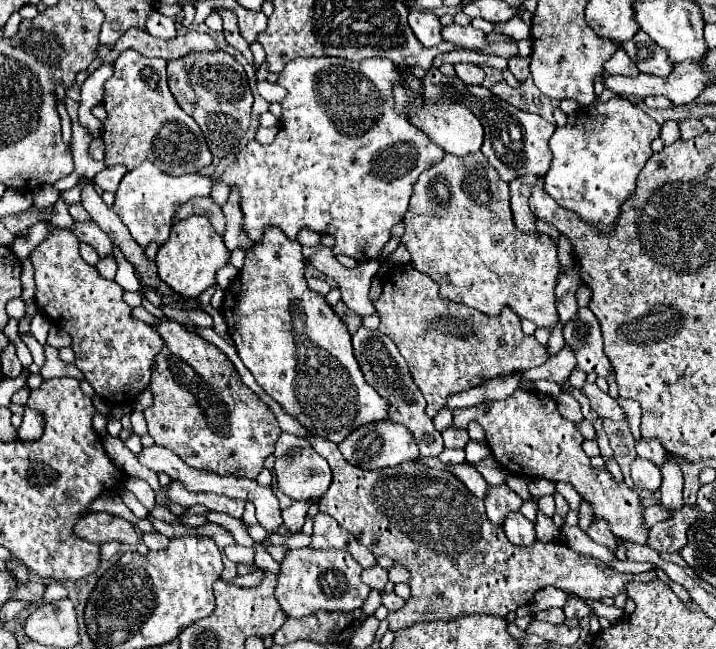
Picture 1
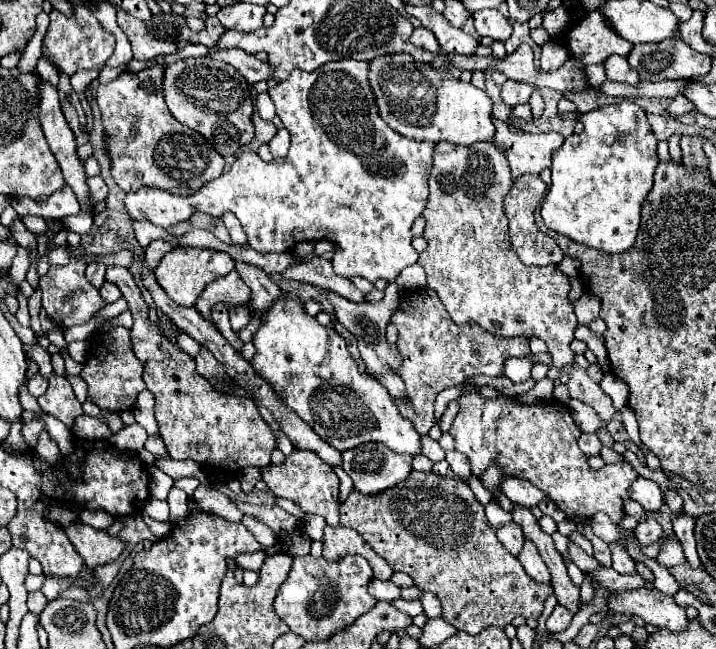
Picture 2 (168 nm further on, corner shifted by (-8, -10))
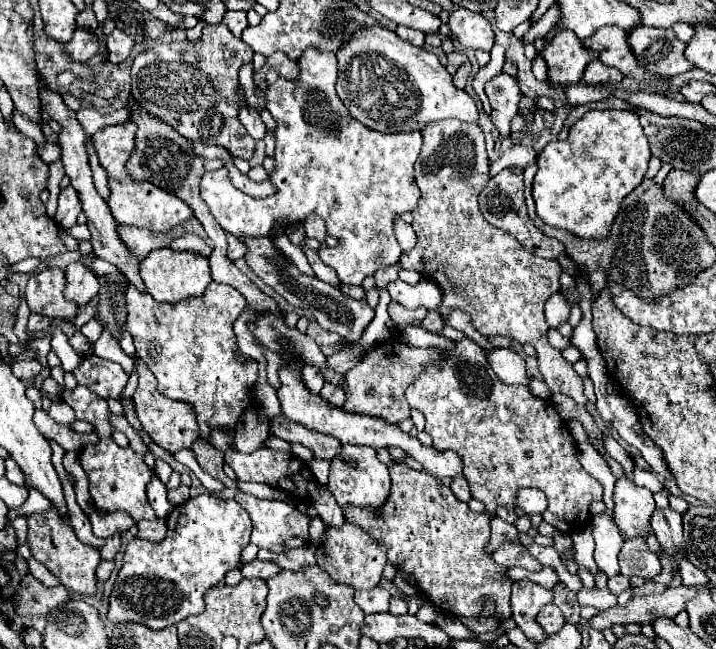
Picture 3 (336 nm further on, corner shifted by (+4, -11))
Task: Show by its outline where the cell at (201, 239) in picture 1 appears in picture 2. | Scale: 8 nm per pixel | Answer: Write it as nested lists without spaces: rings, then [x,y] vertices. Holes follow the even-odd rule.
[[[180,246],[172,252],[168,252],[158,268],[156,268],[156,280],[166,290],[166,294],[182,306],[194,306],[196,298],[208,286],[208,282],[214,282],[218,276],[224,276],[234,270],[234,260],[226,252],[210,250],[210,248],[194,248],[194,246]]]

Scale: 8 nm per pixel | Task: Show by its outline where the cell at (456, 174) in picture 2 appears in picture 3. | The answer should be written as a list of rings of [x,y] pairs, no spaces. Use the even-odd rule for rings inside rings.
[[[456,119],[430,123],[422,131],[424,145],[416,161],[416,185],[420,187],[420,201],[412,211],[412,227],[418,235],[418,243],[412,251],[400,257],[404,269],[414,269],[428,281],[432,281],[442,291],[442,303],[438,313],[448,317],[454,309],[464,311],[470,317],[470,323],[482,335],[504,335],[512,337],[518,343],[530,343],[536,349],[540,371],[552,393],[564,393],[580,405],[588,405],[588,399],[582,391],[582,379],[572,369],[558,349],[548,343],[548,321],[544,317],[544,303],[552,293],[560,291],[560,265],[558,261],[540,259],[520,247],[520,243],[506,231],[492,227],[480,213],[478,195],[490,181],[490,159],[486,153],[484,133],[474,123],[460,123]]]

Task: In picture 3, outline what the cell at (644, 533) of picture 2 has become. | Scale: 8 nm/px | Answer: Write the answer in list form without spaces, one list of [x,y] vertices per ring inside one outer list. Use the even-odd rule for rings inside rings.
[[[642,537],[624,541],[618,559],[620,559],[620,573],[624,573],[628,577],[638,575],[644,579],[652,579],[660,571],[658,557],[648,549],[648,545]]]

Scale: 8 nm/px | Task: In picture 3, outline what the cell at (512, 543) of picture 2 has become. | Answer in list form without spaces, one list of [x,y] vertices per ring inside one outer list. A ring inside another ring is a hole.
[[[512,541],[500,545],[494,551],[492,557],[494,557],[494,561],[498,565],[504,565],[504,567],[516,567],[516,565],[520,565],[520,567],[524,567],[528,571],[540,571],[542,569],[542,565],[528,553],[528,549],[524,545],[512,543]]]

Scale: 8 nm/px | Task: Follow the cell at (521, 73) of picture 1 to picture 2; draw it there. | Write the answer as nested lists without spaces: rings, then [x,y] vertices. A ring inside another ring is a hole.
[[[506,80],[500,86],[500,96],[508,108],[514,108],[518,104],[526,104],[528,98],[532,96],[532,92],[534,92],[534,88],[530,84],[516,82],[516,80]]]

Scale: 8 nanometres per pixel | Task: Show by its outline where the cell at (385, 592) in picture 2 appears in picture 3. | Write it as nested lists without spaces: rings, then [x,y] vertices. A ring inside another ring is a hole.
[[[374,587],[370,591],[356,591],[354,599],[364,613],[376,613],[376,611],[388,611],[390,593],[382,587]]]

